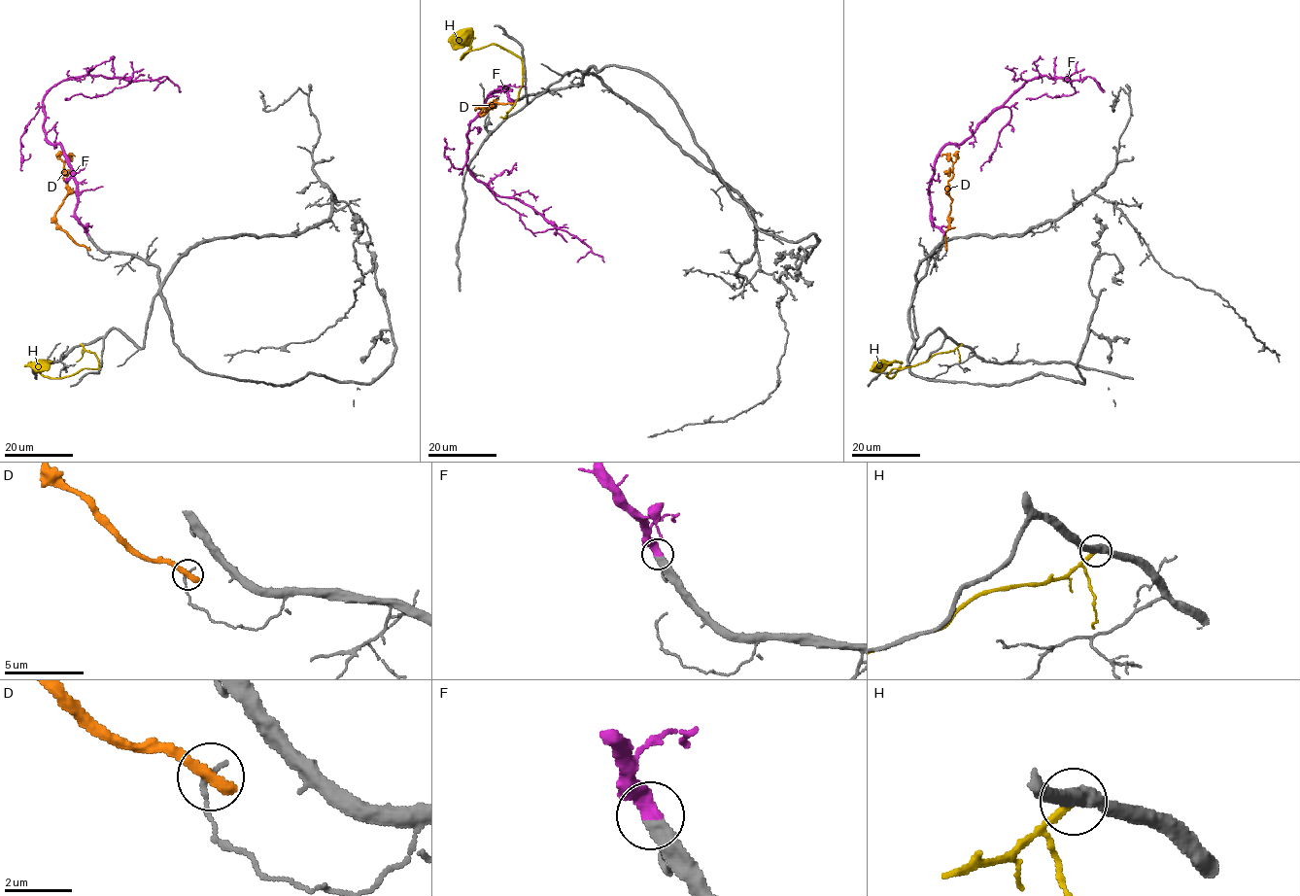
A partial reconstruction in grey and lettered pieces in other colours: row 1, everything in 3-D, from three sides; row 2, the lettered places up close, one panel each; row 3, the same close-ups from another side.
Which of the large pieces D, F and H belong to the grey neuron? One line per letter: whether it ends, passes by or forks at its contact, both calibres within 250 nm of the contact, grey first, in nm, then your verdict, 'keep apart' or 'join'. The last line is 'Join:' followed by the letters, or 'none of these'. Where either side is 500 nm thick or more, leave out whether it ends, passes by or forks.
D: it ends; calibres 170 and 360 nm; keep apart
F: it ends; calibres 420 and 440 nm; join
H: it ends; calibres 440 and 280 nm; keep apart
Join: F

